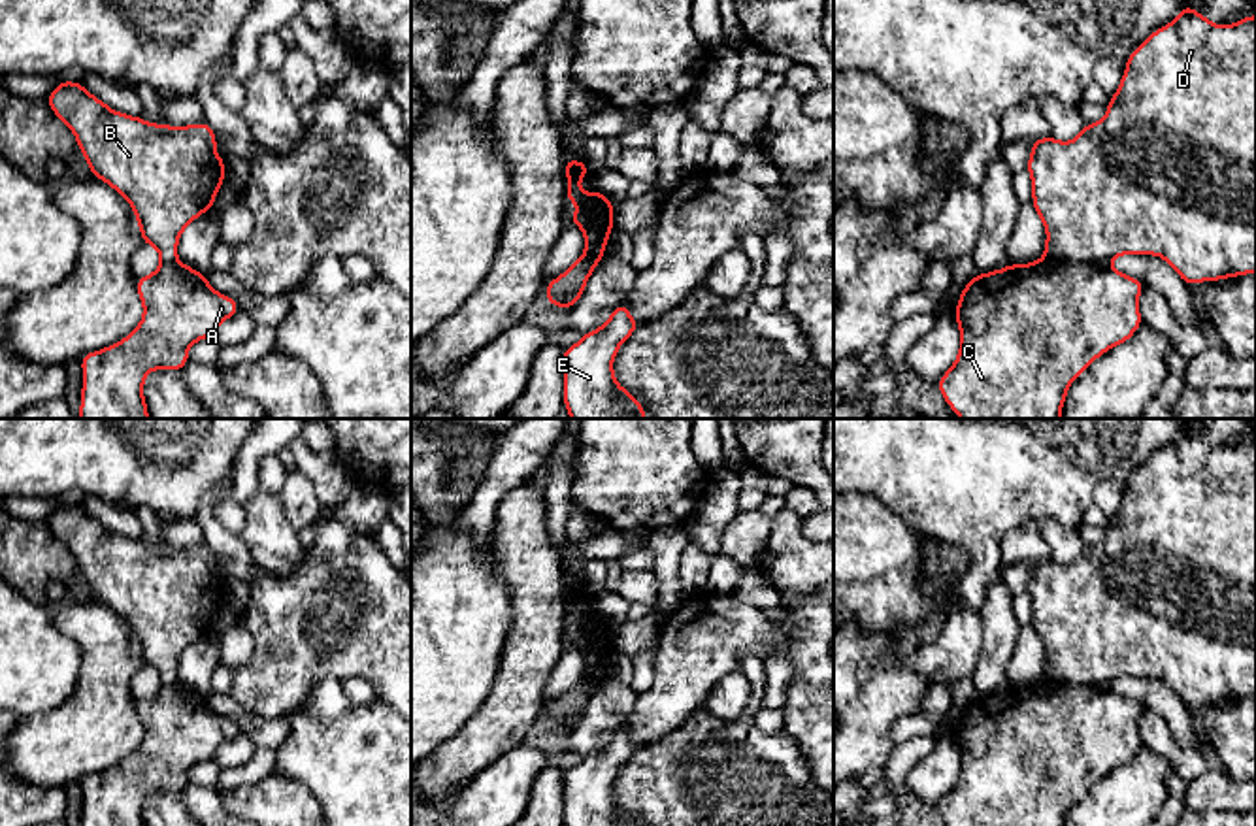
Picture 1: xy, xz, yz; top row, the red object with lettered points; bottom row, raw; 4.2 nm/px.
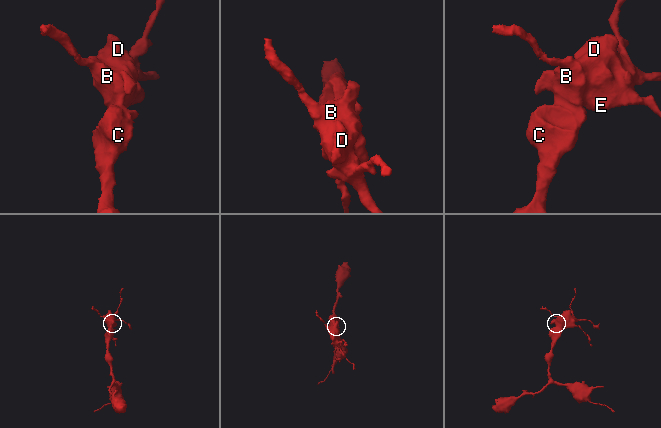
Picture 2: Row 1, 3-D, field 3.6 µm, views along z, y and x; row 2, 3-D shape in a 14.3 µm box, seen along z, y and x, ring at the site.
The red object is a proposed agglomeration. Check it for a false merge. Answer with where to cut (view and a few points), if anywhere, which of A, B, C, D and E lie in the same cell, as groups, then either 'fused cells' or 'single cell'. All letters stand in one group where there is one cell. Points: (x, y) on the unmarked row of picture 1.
cut yz (1045, 677), (1070, 683), (1096, 683), (1107, 689); groups A C / B D E; fused cells

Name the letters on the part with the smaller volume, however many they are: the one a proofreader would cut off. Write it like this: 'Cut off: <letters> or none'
Cut off: B, D, E

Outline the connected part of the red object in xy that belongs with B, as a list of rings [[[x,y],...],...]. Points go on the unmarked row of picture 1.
[[[60,504],[45,520],[51,534],[74,554],[89,596],[106,603],[134,632],[141,666],[153,668],[162,685],[177,683],[183,653],[213,632],[224,605],[224,588],[217,573],[217,556],[207,545],[187,549],[157,547],[141,539],[113,534],[77,504]]]

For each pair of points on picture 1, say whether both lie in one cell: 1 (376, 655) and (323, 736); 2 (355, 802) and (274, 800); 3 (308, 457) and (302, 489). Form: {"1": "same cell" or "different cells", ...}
{"1": "different cells", "2": "different cells", "3": "different cells"}

